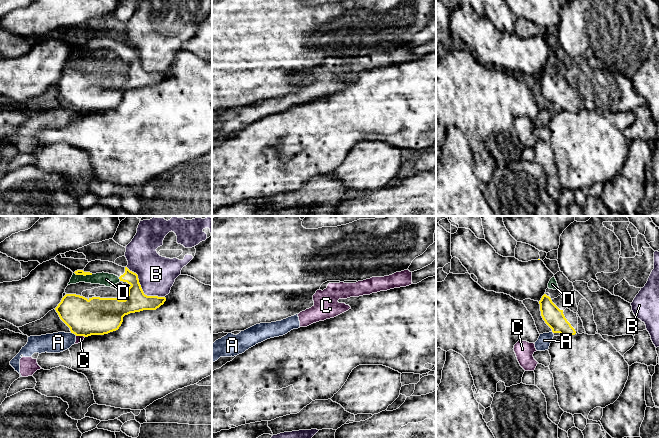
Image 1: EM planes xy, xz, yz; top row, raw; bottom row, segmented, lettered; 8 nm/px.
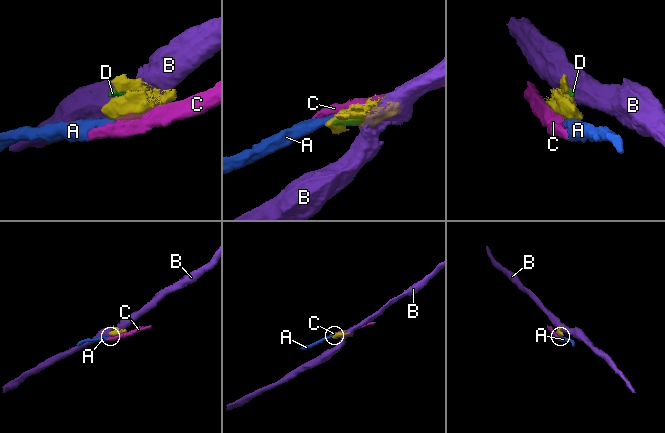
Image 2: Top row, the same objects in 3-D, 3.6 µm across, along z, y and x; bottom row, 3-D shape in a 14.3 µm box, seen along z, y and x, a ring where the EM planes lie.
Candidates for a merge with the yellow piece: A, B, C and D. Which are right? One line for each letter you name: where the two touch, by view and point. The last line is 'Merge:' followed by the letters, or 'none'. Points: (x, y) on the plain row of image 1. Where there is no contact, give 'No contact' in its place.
D: Touches yellow at xy (83, 50)
Merge: D

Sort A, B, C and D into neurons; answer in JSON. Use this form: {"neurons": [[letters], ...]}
{"neurons": [["A", "C"], ["B"], ["D"]]}

